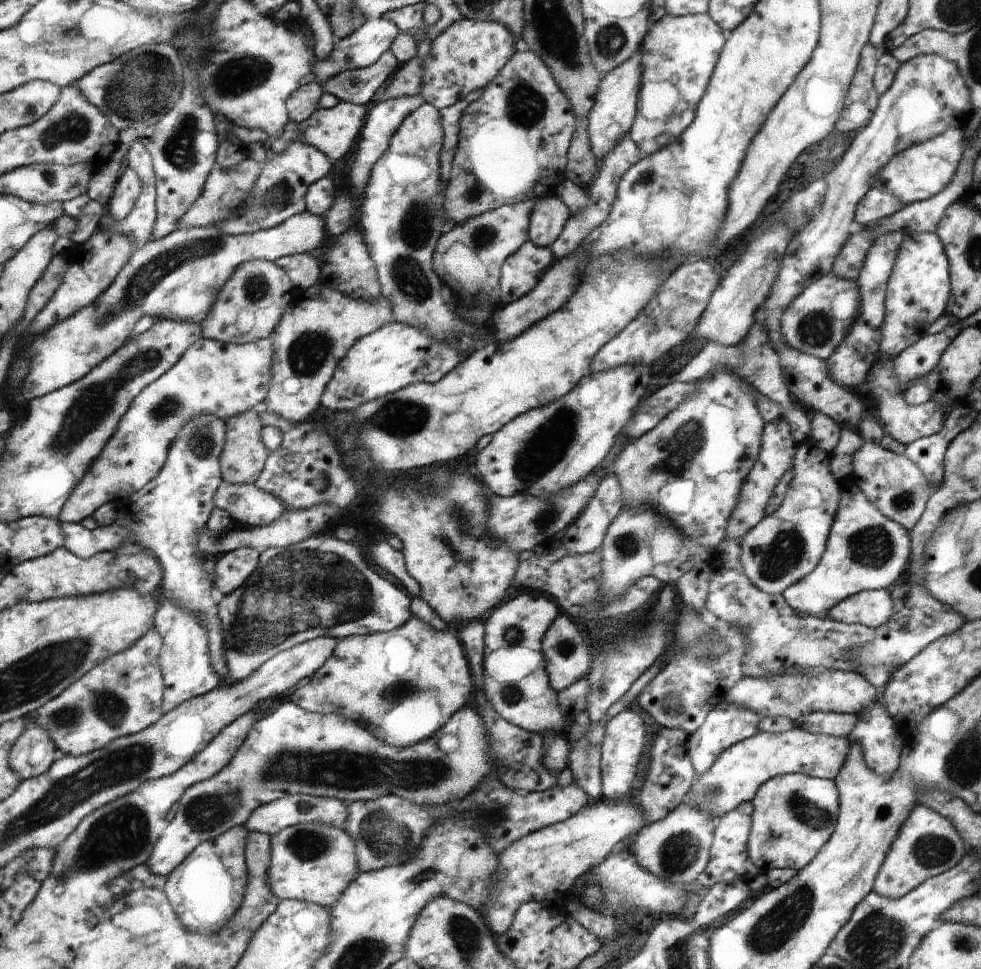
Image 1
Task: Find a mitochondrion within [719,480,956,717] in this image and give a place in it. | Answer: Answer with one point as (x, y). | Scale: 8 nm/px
(787, 551)

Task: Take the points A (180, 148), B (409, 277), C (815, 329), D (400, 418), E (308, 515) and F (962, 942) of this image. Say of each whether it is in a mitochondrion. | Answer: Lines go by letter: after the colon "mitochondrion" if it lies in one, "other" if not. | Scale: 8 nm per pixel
A: mitochondrion
B: mitochondrion
C: mitochondrion
D: mitochondrion
E: other
F: mitochondrion

